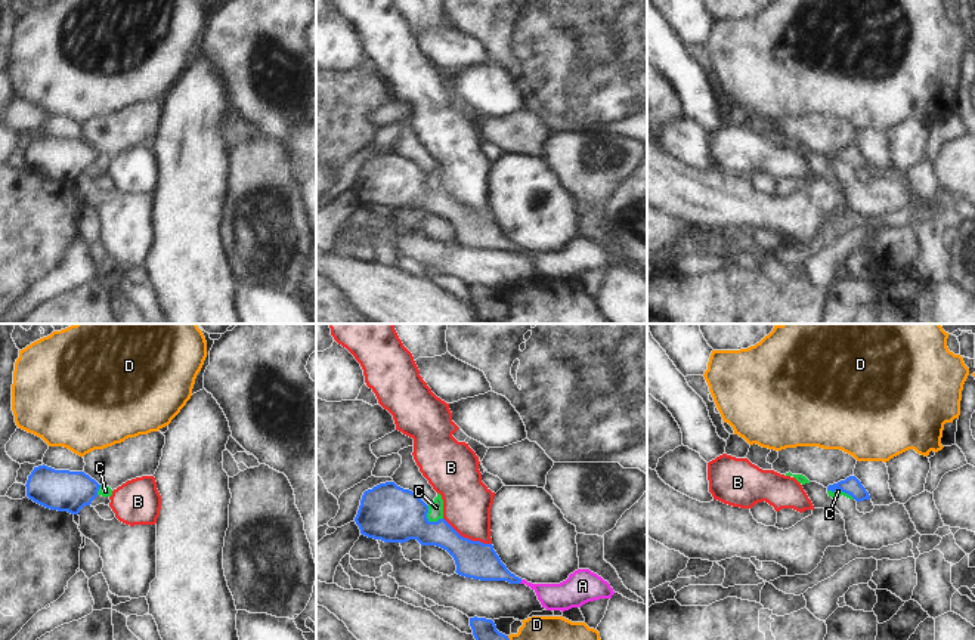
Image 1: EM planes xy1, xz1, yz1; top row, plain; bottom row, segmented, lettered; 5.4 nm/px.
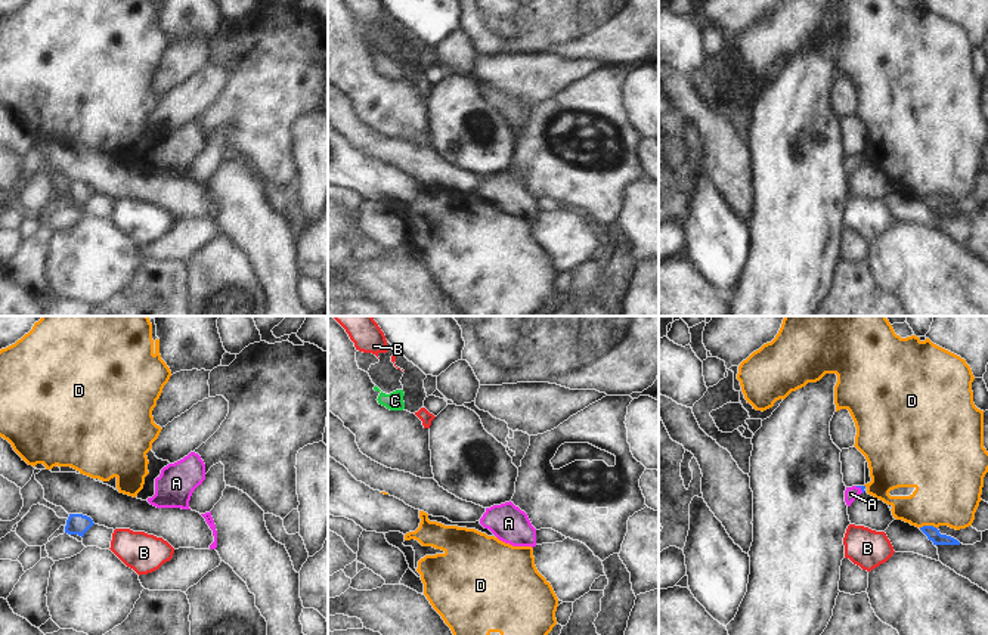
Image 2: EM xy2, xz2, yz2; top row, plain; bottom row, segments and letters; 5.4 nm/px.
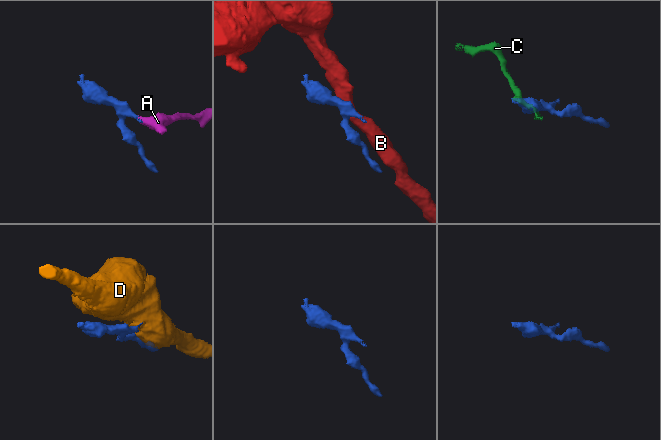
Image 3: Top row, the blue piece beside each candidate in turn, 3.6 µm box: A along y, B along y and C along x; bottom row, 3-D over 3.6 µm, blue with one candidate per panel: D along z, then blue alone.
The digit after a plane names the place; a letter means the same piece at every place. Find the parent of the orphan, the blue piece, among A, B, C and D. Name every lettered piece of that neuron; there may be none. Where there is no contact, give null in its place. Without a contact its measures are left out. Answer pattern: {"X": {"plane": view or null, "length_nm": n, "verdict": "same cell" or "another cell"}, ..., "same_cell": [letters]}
{"A": {"plane": "xz1", "length_nm": 30, "verdict": "same cell"}, "B": {"plane": "xz1", "length_nm": 300, "verdict": "another cell"}, "C": {"plane": "xz1", "length_nm": 120, "verdict": "another cell"}, "D": {"plane": "yz2", "length_nm": 100, "verdict": "another cell"}, "same_cell": ["A"]}

